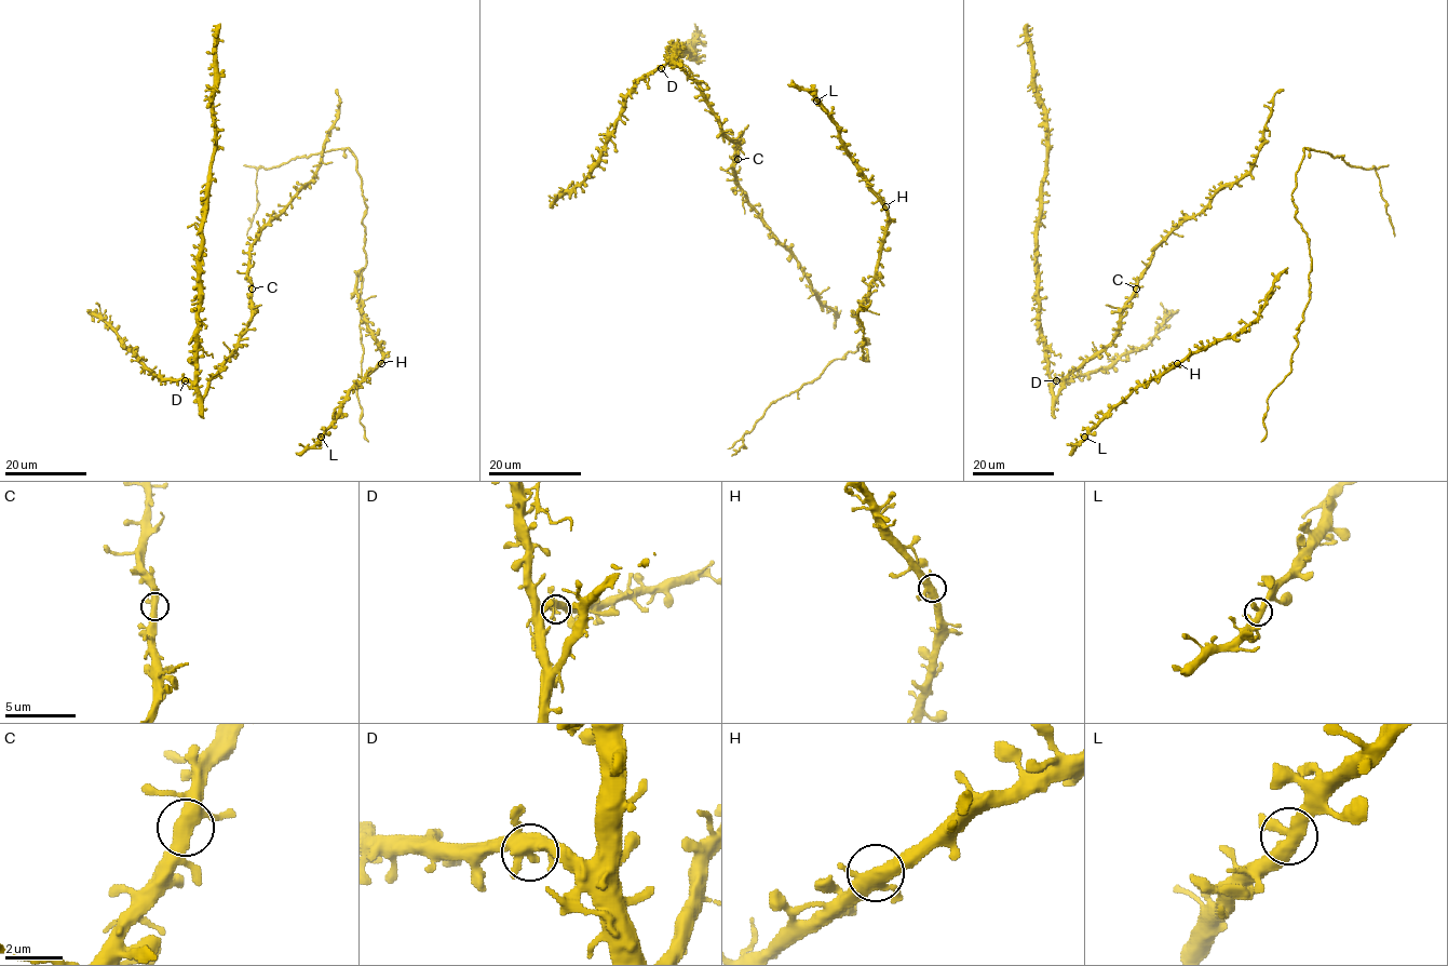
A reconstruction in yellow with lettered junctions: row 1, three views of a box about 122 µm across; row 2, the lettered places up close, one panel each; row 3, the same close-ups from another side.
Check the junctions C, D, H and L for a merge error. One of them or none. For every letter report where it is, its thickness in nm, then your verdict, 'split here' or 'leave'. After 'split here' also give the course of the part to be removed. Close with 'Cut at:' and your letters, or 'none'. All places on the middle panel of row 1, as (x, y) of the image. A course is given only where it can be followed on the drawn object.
C: place (738, 159); calibre 400 nm; leave
D: place (661, 68); calibre 420 nm; leave
H: place (885, 206); calibre 440 nm; leave
L: place (816, 101); calibre 400 nm; leave
Cut at: none

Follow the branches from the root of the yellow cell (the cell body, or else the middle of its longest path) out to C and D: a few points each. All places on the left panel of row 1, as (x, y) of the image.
C: (287, 206), (261, 229), (251, 246), (248, 279), (252, 289)
D: (287, 206), (261, 229), (249, 250), (251, 322), (246, 331), (202, 397), (185, 380)

